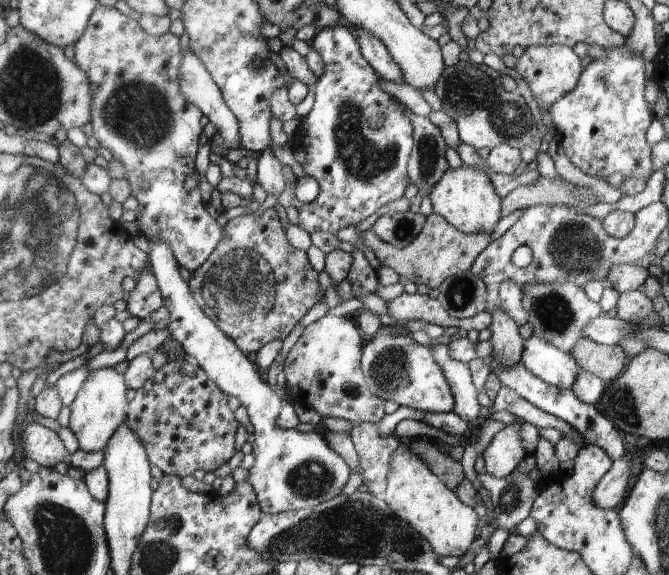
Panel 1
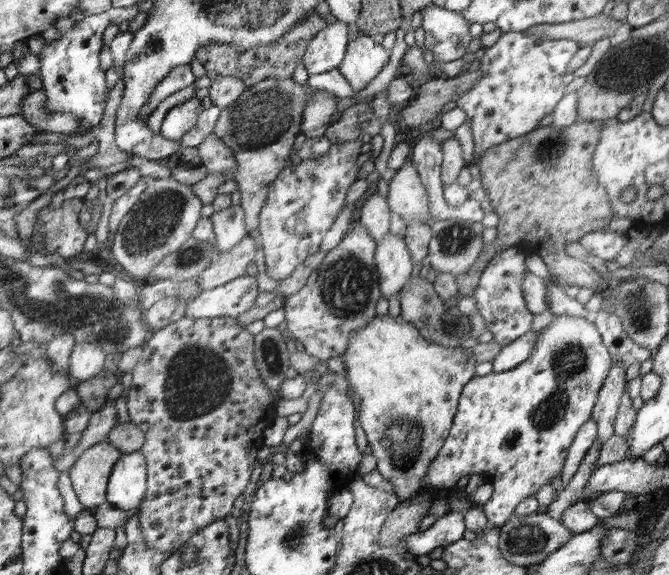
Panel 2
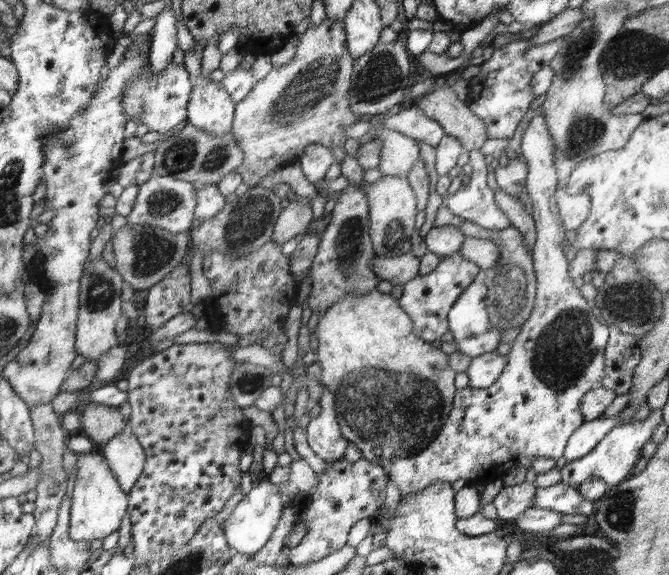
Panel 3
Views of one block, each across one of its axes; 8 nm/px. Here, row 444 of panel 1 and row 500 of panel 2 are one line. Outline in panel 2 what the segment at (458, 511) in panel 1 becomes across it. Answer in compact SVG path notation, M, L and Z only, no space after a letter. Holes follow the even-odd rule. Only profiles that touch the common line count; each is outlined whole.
M389 313L384 317L374 318L364 328L359 328L353 338L350 340L350 347L345 354L341 355L344 358L344 363L348 367L348 381L352 386L353 391L360 397L360 426L364 430L366 437L368 438L369 445L372 447L372 456L377 460L377 467L375 468L382 474L382 476L392 484L395 495L400 501L412 499L420 494L424 489L427 473L430 471L433 460L437 458L441 448L444 446L445 441L449 437L449 432L453 427L453 419L456 418L457 407L460 403L461 395L464 394L462 390L465 390L470 380L474 379L475 370L477 369L477 358L471 351L471 348L463 348L461 346L442 346L440 344L432 344L421 336L418 329L411 323L406 322L402 317L392 317Z

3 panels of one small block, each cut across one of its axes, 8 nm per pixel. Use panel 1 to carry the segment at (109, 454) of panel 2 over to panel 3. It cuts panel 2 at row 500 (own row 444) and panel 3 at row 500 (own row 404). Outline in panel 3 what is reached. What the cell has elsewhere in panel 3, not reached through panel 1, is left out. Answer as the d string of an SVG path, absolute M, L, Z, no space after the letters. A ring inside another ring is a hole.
M79 453L76 464L76 480L68 522L69 535L78 542L106 538L119 530L120 522L128 512L129 496L121 489L116 474L105 457L98 453Z

